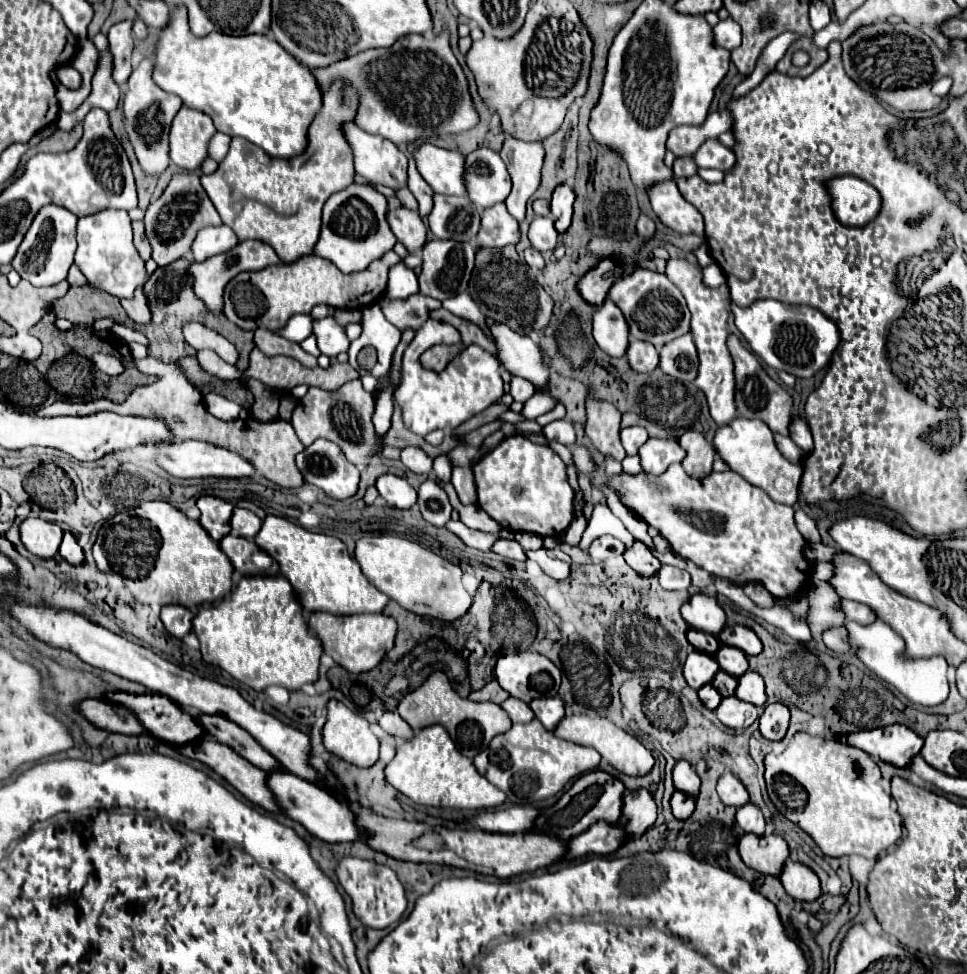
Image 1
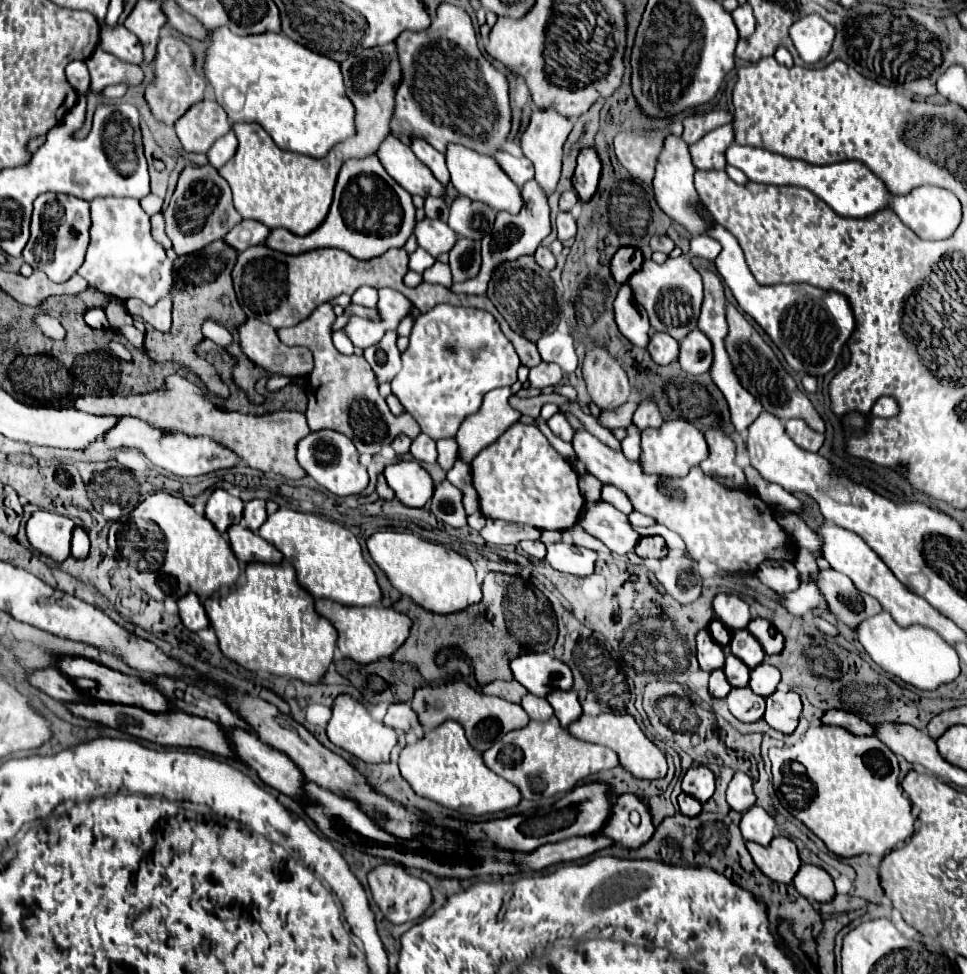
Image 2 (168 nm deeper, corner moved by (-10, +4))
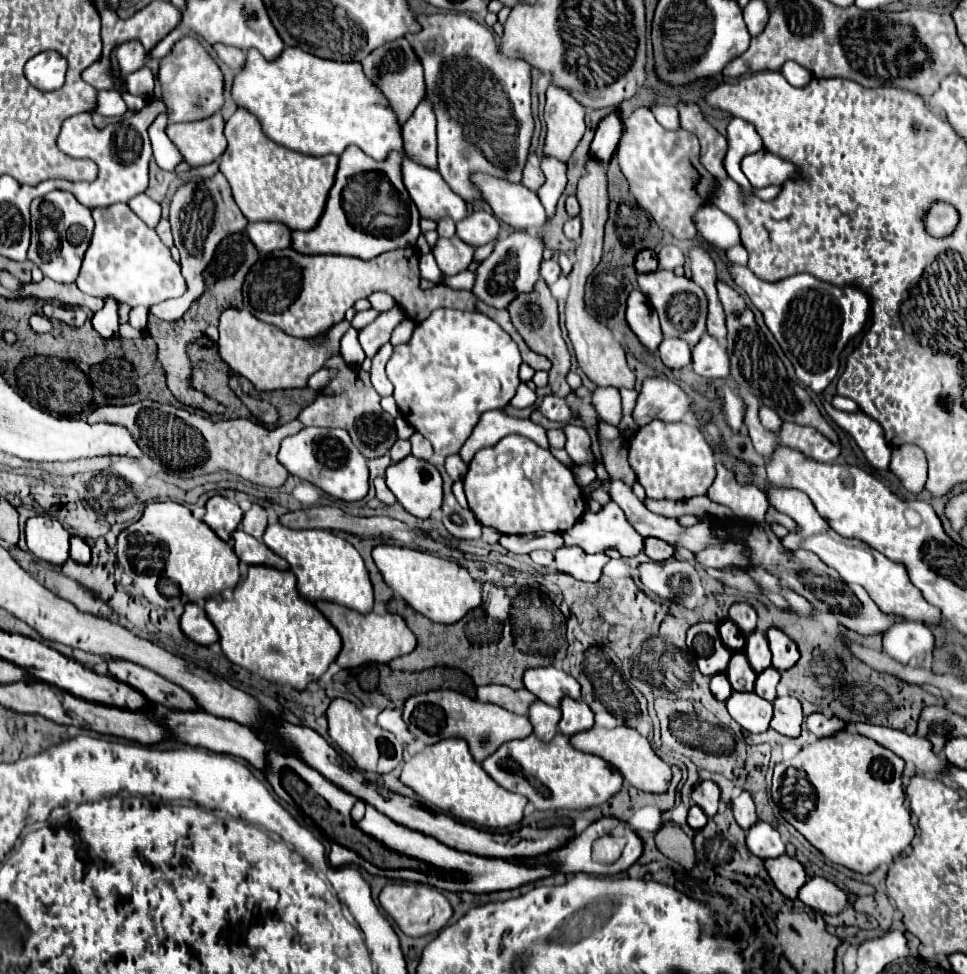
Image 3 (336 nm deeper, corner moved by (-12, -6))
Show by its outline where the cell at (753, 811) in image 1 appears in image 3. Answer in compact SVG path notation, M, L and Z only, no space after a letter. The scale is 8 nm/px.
M757 821L747 831L747 847L759 859L779 857L785 853L785 845L783 845L777 829L773 829L769 823L763 823L763 821Z

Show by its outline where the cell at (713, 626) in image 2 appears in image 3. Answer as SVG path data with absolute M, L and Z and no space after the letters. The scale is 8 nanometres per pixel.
M731 621L719 623L719 635L721 635L727 649L731 649L731 651L743 649L745 635L743 635L743 631L739 631L739 627L735 627L735 623L731 623Z

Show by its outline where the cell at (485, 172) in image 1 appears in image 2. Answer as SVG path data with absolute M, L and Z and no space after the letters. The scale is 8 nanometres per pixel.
M505 151L497 153L495 159L499 161L499 165L505 169L505 173L519 185L523 187L529 179L533 179L535 175L535 169L533 169L533 163L527 159L527 157L513 157Z

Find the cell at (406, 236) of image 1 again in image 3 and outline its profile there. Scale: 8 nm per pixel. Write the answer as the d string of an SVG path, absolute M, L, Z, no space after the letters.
M457 235L451 239L439 237L431 253L445 275L457 275L459 271L465 271L473 261L473 247L463 243Z

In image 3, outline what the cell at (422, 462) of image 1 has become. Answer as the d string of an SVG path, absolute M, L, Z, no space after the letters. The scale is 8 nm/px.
M413 433L409 441L411 441L411 445L413 445L413 451L411 451L411 453L413 453L417 459L431 459L433 447L431 447L431 443L429 443L423 435Z

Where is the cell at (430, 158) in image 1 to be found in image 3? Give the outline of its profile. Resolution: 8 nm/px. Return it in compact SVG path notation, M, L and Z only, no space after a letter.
M475 173L471 183L481 191L483 201L493 209L493 215L513 229L541 229L547 223L545 209L537 193L521 183L507 183L505 179Z

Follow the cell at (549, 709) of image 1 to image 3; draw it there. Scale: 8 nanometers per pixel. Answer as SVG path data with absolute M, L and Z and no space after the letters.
M569 697L561 699L561 721L559 721L559 731L567 737L587 731L593 727L593 711L589 709L589 705L585 701L575 701Z

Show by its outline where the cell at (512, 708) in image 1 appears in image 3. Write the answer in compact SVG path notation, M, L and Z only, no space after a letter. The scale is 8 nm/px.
M535 701L531 707L529 707L529 713L527 713L531 725L533 725L533 733L541 739L541 741L551 741L555 737L555 733L559 731L557 725L559 725L559 719L561 719L561 711L557 707L551 707L543 701Z

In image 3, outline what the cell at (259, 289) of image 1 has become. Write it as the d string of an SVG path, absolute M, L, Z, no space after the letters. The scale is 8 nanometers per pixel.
M281 249L267 255L261 255L259 261L251 267L243 283L243 301L245 309L251 311L259 321L273 323L287 335L295 337L315 337L319 331L327 331L335 323L343 321L345 311L357 301L369 297L373 291L389 293L403 309L409 313L413 323L421 323L431 315L431 311L441 307L453 307L461 311L479 311L497 321L519 345L523 363L533 367L535 371L551 369L551 361L543 355L533 353L523 339L517 335L515 327L509 321L509 313L505 309L489 307L479 301L471 291L451 291L449 287L433 287L427 291L419 289L419 255L417 249L397 249L383 253L371 261L361 261L357 257L343 255L301 255L293 249Z

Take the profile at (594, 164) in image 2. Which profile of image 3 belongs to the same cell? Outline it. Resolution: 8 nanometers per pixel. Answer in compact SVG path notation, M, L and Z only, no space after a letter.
M611 113L607 119L603 119L599 129L595 131L595 137L589 147L589 155L599 155L599 159L609 163L611 153L615 151L621 139L621 133L623 133L623 121L619 113Z

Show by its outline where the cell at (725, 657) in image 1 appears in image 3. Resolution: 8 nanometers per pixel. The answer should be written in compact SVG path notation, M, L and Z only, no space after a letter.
M753 631L747 641L745 641L745 655L751 663L751 669L761 673L767 667L771 667L771 651L769 651L769 643L763 631Z

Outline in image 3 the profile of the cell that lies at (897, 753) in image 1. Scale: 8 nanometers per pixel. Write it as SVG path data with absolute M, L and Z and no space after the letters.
M813 713L807 717L807 729L815 735L815 737L829 737L841 729L845 729L845 721L841 721L839 717L827 717L823 713Z

